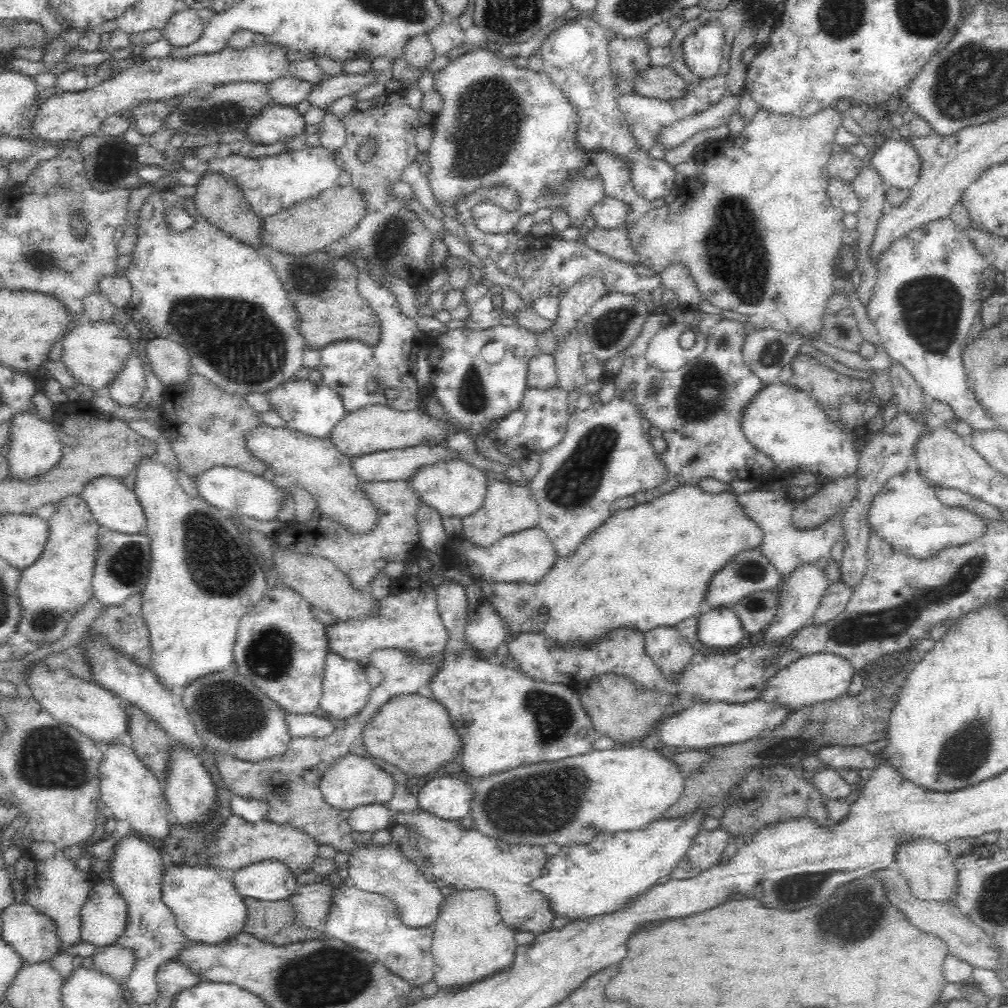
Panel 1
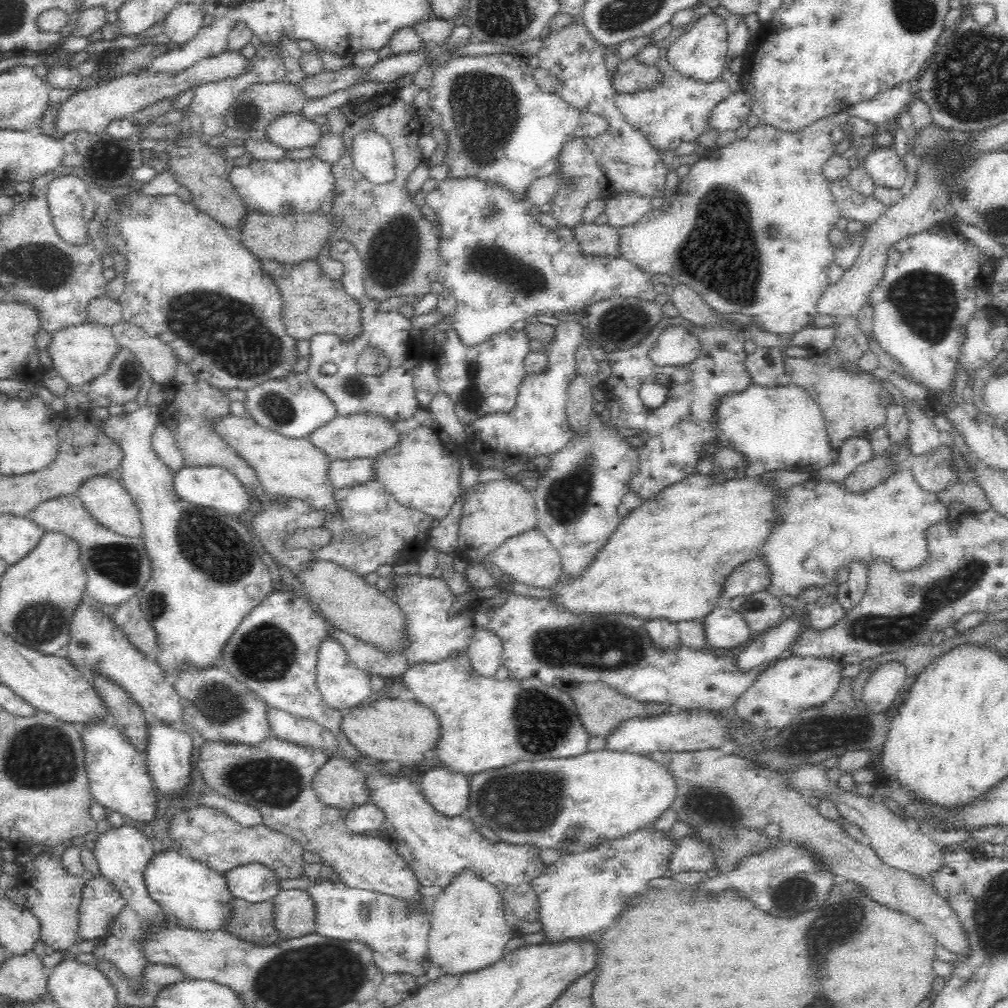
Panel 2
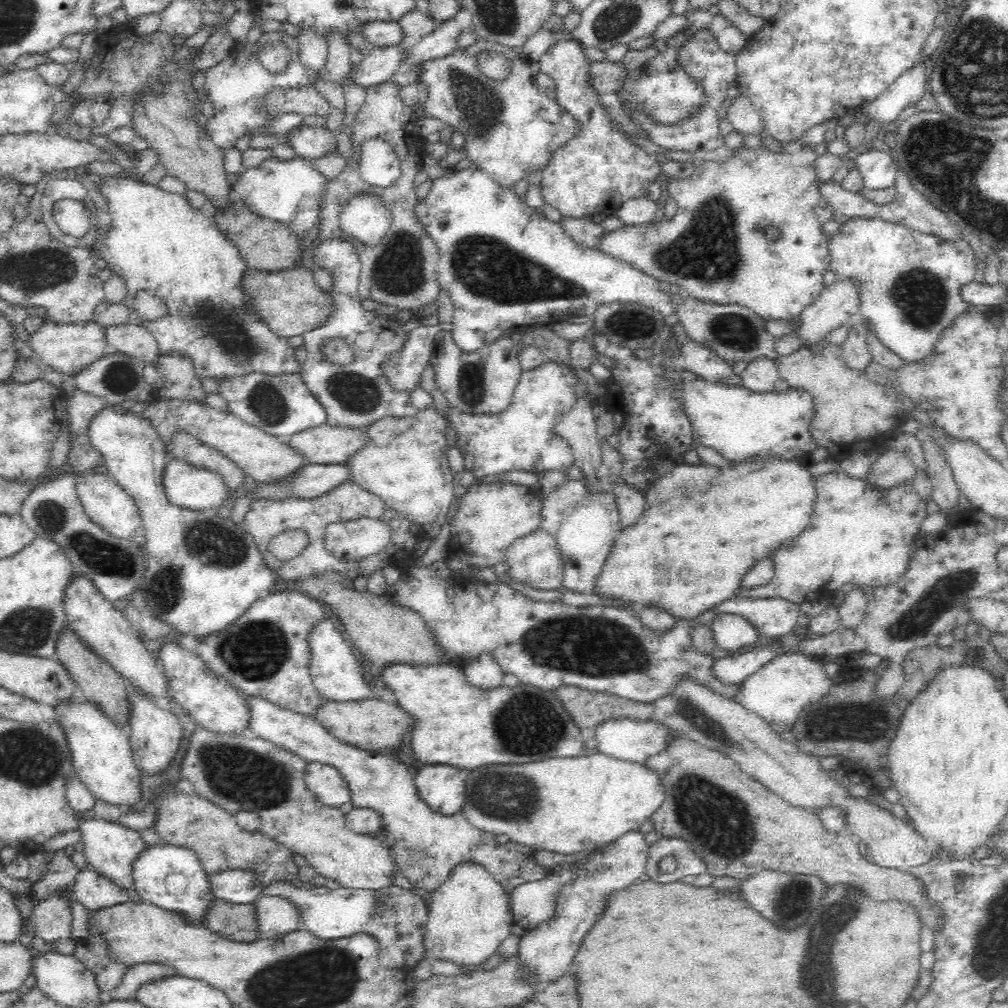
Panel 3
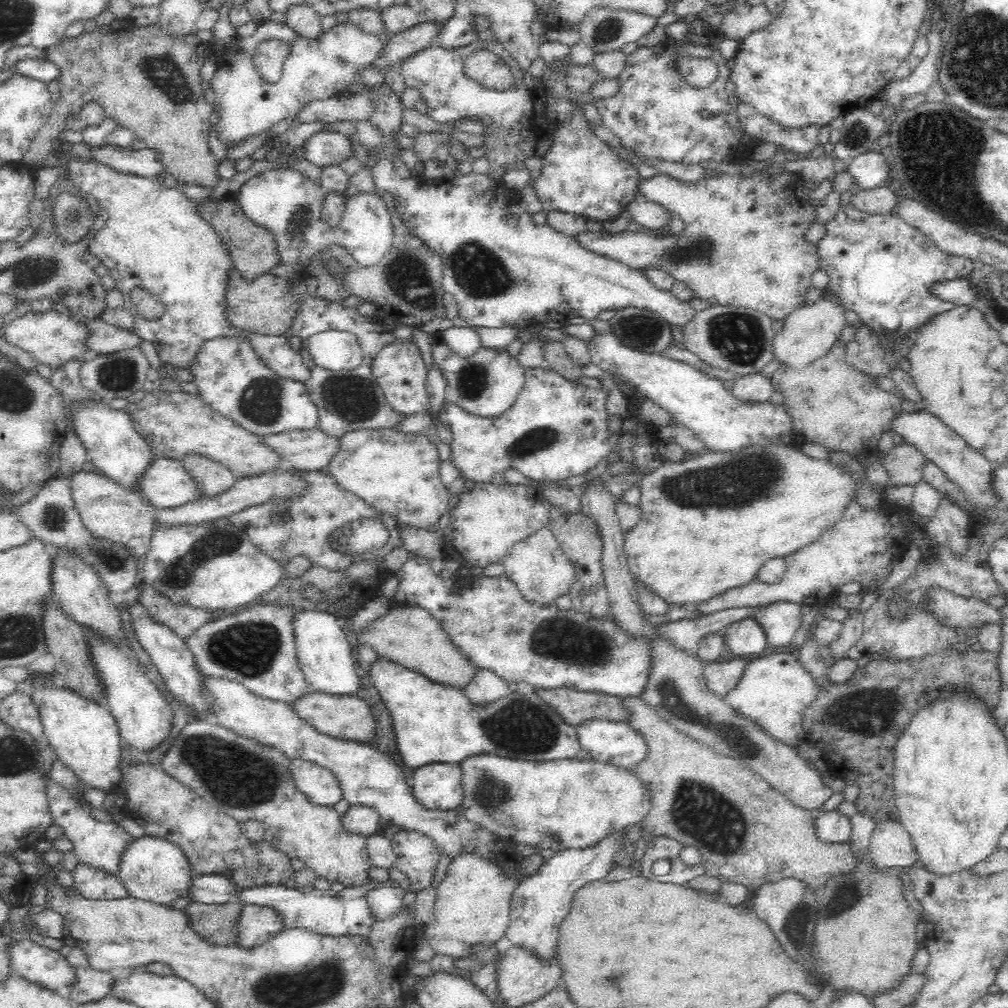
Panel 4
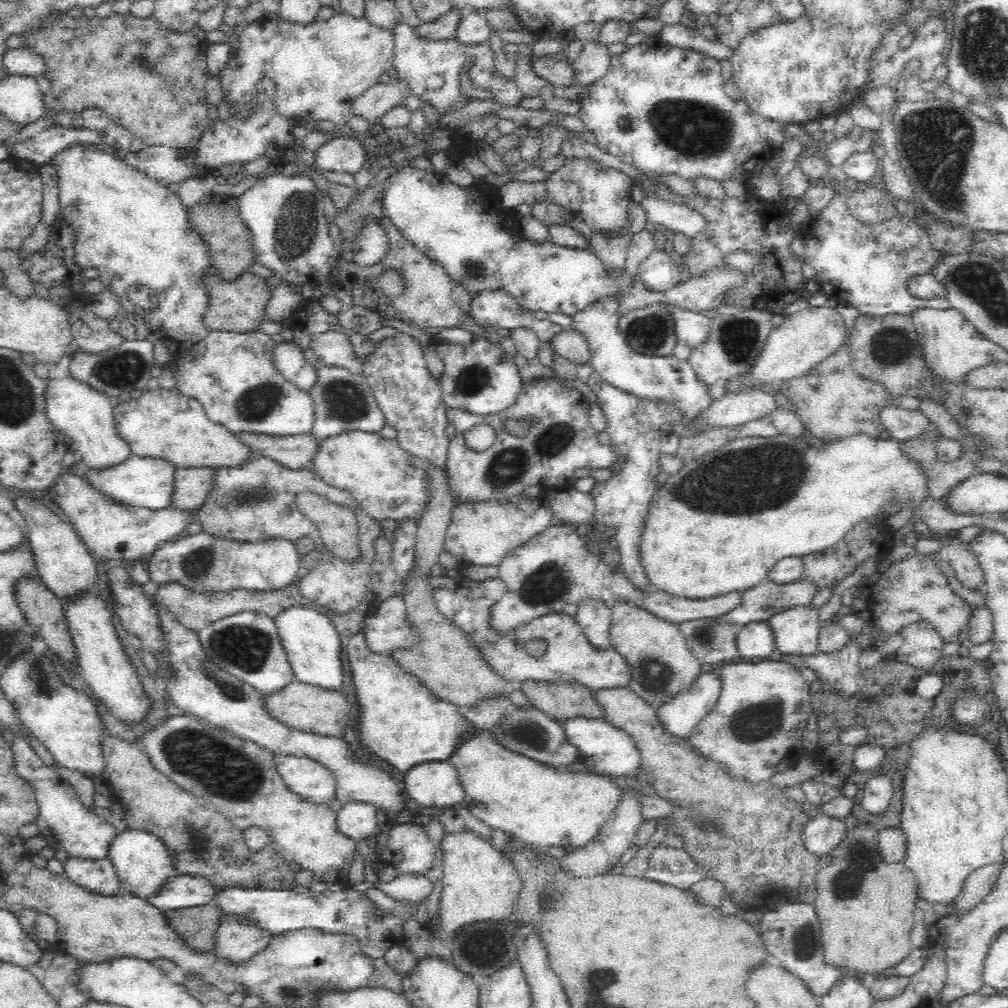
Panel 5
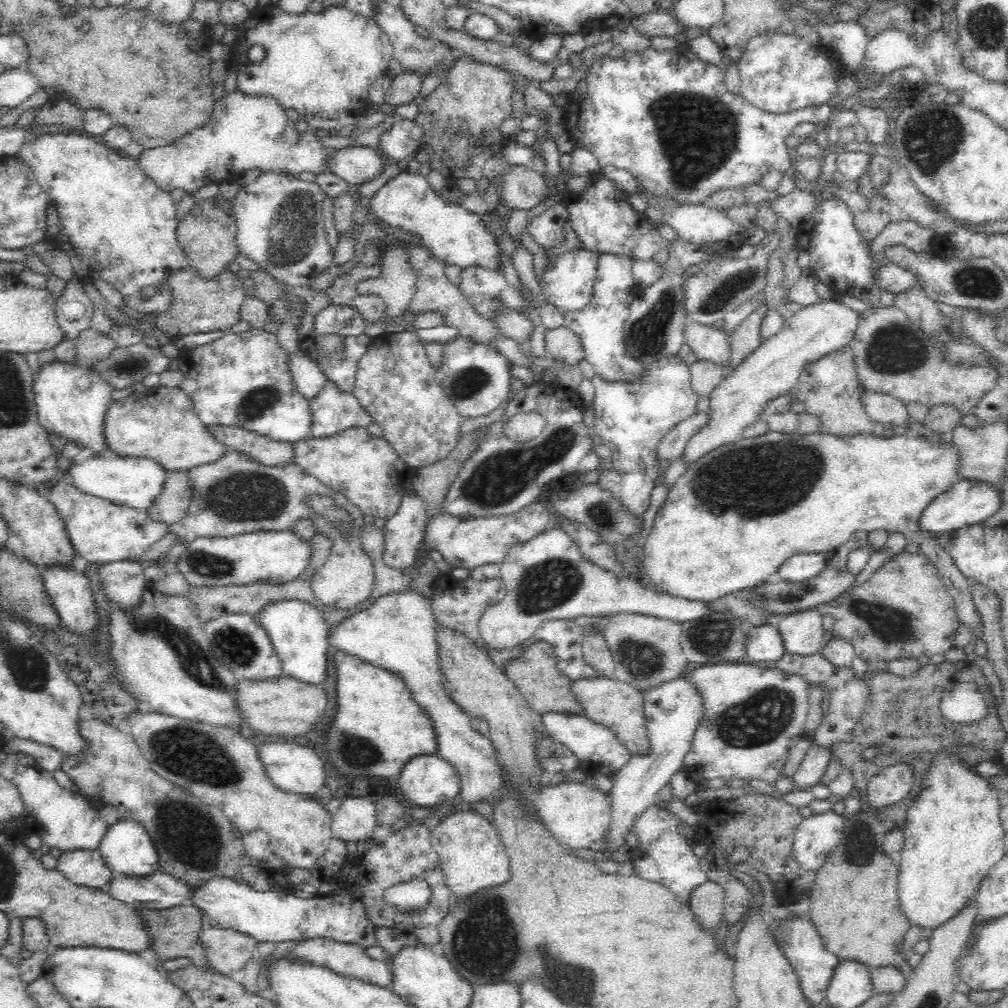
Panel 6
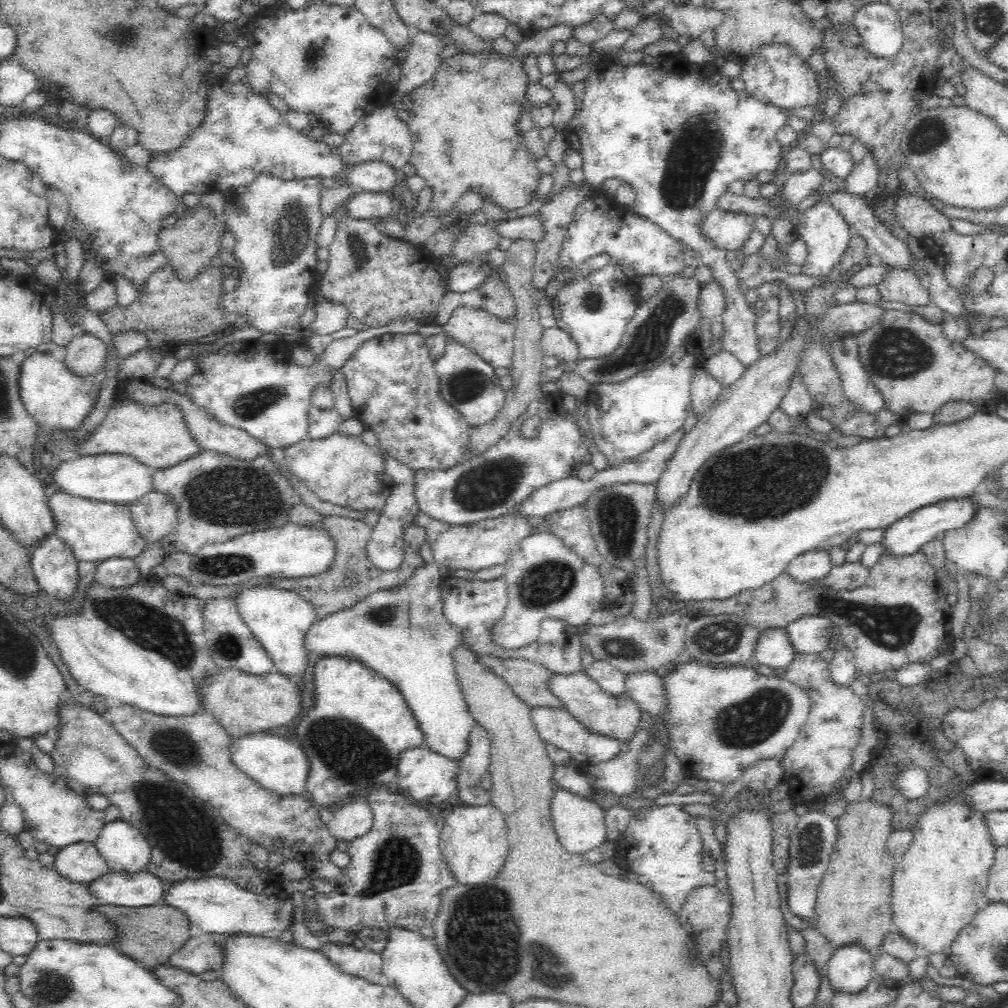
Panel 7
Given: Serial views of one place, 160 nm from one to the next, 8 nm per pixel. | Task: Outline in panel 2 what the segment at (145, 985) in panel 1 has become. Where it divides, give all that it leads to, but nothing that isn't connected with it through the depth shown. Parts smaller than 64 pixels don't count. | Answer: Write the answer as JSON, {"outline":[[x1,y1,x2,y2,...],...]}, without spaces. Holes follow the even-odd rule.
{"outline":[[129,822,119,828,109,827,105,832,100,833,93,854,97,860,100,874,114,885,114,889,118,890,118,893,126,900,126,906,118,914,113,931,102,940,96,941,92,954,95,959,104,957,116,964,120,972,124,973,129,980,132,993,141,995,146,966,150,963,144,953,144,942,150,934,166,930,172,921,162,906,149,896,149,888,146,887,146,881,144,881,146,868,155,856,152,842]]}

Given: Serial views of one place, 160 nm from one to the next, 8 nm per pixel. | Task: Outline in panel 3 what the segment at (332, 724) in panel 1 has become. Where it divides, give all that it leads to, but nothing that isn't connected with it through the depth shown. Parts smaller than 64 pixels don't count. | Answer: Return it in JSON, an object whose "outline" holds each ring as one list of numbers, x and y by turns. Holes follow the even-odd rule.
{"outline":[[248,697,252,707,252,720,248,733,273,742,308,762,320,762,336,767,350,787,350,798,354,807,366,807,378,811,381,826,389,840,387,845,394,857,400,874,422,890,435,892,450,876,450,872,462,862,482,865,494,880,498,881,508,897,507,913,514,921,512,896,516,888,526,882,542,880,546,869,538,863,535,850,517,842,496,843,496,835,474,828,466,815,458,811,452,816,434,812,418,794,414,776,406,766,392,756,362,751,342,743,326,726,314,717,280,708,260,697]]}

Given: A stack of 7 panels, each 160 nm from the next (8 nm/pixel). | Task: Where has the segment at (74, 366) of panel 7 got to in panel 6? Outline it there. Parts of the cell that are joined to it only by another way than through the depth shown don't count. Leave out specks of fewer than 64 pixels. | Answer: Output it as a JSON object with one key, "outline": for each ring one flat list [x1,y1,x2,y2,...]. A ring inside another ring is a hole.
{"outline":[[91,326,78,333,78,336,73,340,73,344,78,349,80,362,103,360,116,346,114,339,96,332,96,329]]}

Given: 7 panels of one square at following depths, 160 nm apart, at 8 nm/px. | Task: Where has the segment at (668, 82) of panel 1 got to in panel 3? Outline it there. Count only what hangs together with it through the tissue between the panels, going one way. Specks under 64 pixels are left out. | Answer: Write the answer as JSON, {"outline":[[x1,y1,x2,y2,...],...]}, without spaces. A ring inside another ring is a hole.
{"outline":[[594,61,590,64,590,77,596,91,610,98,624,88,626,80,630,78,630,69,619,62]]}

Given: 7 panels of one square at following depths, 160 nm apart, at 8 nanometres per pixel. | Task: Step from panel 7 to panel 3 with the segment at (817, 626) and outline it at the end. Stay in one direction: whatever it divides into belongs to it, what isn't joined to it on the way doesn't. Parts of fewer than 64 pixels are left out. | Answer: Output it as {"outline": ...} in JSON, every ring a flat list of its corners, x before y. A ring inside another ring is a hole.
{"outline":[[735,594,718,604,712,612,743,616,754,626,761,640,781,640,797,625,800,608,799,603,780,597,736,597]]}

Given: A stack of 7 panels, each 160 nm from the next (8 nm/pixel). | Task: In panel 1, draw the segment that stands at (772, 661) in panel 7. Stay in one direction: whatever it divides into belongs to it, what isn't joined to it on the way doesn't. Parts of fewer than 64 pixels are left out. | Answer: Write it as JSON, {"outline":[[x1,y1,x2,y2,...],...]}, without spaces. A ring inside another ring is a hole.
{"outline":[[732,608,704,609,699,614,697,630,698,645,706,647,736,648,738,642,748,638]]}

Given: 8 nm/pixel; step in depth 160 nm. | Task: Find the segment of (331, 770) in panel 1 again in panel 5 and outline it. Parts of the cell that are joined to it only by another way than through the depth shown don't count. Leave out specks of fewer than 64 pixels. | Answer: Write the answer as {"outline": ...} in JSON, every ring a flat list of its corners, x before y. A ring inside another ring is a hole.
{"outline":[[280,755,275,762,288,788,306,802,329,805,335,799,337,784,327,768,305,757]]}

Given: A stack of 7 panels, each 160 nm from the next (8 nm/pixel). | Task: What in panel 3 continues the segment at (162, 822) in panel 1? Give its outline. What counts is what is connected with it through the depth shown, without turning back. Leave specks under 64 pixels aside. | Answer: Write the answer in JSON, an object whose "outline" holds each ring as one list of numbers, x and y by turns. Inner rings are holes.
{"outline":[[86,700,84,702,70,702,70,704,60,704,54,706,58,721,62,723,70,749,73,751,73,764,76,769,77,778,86,786,96,800,104,800,114,806,136,806,142,800,142,770,137,765,137,760,133,755,133,748,130,742,130,727,120,726,110,718,104,716,98,707]]}

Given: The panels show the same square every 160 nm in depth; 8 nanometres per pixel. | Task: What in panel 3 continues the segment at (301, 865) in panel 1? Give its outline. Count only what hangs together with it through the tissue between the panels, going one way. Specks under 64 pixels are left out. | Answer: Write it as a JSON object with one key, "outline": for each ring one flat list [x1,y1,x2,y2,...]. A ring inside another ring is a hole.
{"outline":[[174,786,168,792,162,792,154,806,158,806,157,818,153,827,166,840,195,851,204,870,214,875,226,870,244,868,254,872,260,883,269,885,276,881,292,882,298,877,298,866,294,862,293,850,258,831,244,830,235,821,234,815,196,793,182,793]]}

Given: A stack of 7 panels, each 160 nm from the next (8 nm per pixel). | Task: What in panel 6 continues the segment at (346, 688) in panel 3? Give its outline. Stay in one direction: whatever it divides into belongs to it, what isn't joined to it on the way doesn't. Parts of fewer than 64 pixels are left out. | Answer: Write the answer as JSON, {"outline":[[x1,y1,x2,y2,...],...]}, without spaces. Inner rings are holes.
{"outline":[[278,600,264,606,265,612,257,620,264,625,272,640,283,675,309,684,326,682,328,670,328,648,330,648,332,626,325,622,324,614,306,601]]}

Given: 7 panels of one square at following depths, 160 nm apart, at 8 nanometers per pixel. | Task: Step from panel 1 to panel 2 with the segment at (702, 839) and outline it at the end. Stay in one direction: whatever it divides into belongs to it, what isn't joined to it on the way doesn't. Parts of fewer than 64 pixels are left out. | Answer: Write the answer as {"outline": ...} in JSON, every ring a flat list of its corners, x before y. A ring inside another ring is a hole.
{"outline":[[688,834,678,840,666,877,670,878,675,872,707,871,715,867,715,863,716,857,714,857,712,845,708,841,698,840,698,837,694,837,693,834]]}

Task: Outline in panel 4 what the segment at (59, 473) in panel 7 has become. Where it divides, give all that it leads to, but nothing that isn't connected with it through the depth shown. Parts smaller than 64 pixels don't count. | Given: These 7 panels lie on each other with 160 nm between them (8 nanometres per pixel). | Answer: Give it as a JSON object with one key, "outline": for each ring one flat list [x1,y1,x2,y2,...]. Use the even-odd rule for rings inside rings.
{"outline":[[156,458,142,476,142,496,150,505,169,510,204,497,204,491,181,460]]}

